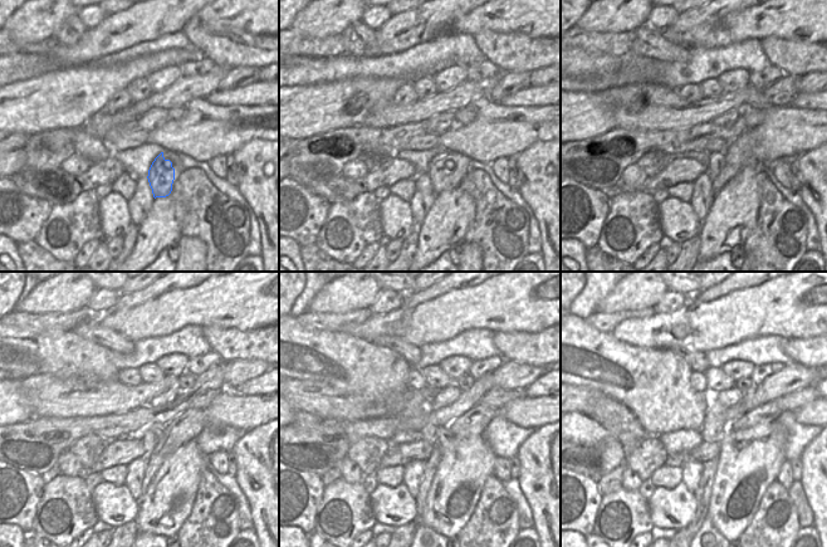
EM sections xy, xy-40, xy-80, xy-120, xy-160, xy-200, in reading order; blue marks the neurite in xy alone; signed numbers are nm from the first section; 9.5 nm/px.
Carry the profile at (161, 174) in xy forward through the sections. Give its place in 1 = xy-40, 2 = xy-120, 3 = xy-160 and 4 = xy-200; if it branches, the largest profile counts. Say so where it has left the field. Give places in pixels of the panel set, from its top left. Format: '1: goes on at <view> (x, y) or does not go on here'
1: goes on at xy-40 (441, 179)
2: goes on at xy-120 (150, 440)
3: goes on at xy-160 (427, 433)
4: goes on at xy-200 (714, 425)

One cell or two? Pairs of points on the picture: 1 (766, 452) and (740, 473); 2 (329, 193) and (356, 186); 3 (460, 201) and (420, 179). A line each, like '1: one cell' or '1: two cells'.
1: one cell
2: one cell
3: two cells

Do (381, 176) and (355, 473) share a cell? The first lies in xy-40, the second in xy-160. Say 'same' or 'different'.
different

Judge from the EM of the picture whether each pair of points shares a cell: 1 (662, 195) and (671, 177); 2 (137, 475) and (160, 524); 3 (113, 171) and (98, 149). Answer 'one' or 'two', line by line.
1: two
2: two
3: two

